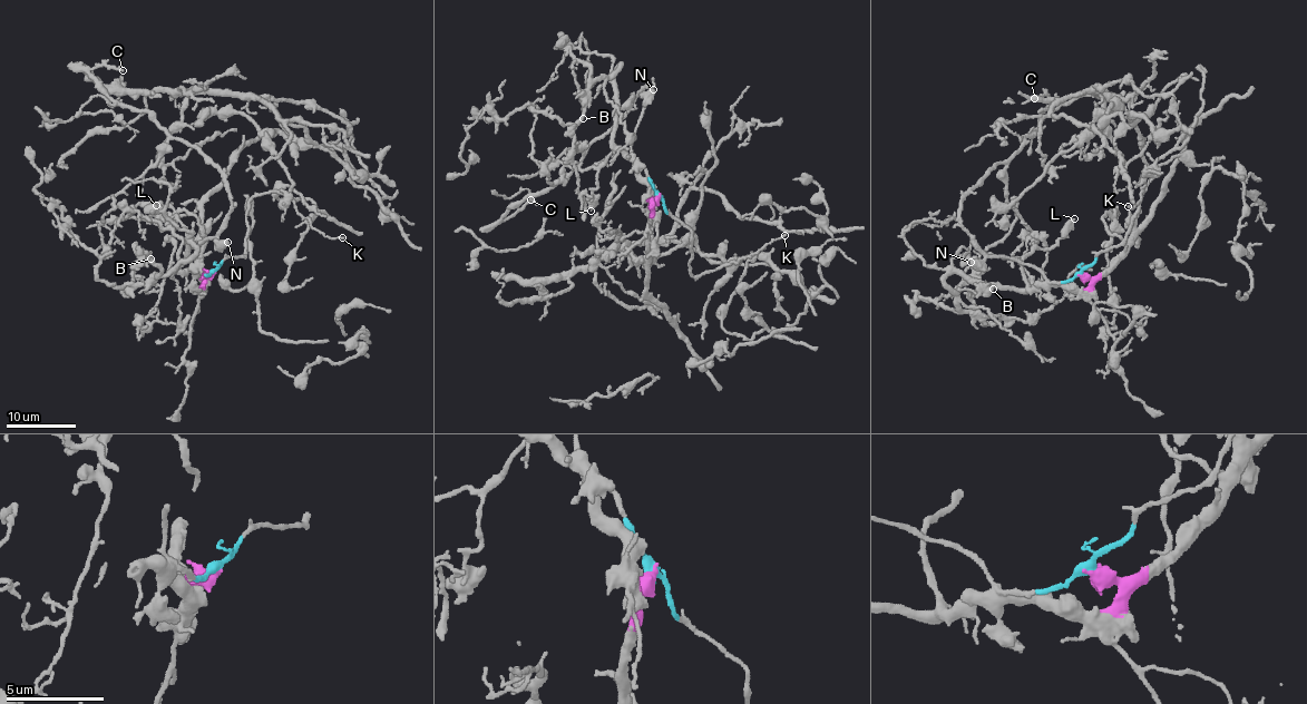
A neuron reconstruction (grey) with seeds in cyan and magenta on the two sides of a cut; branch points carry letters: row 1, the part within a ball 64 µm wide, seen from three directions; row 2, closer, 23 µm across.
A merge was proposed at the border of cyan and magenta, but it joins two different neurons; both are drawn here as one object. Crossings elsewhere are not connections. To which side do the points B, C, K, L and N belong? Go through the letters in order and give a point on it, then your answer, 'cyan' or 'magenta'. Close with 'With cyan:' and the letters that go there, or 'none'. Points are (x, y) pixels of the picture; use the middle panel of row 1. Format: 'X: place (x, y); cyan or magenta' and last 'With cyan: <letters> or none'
B: place (583, 118); magenta
C: place (530, 199); cyan
K: place (784, 235); cyan
L: place (591, 211); magenta
N: place (653, 89); cyan
With cyan: C, K, N

